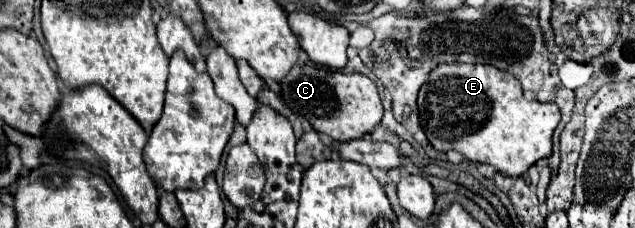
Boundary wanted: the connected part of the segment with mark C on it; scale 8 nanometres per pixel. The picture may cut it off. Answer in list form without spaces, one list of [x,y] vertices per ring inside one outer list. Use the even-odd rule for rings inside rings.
[[[292,66],[292,70],[282,78],[280,88],[282,102],[294,114],[308,120],[316,132],[326,134],[338,142],[362,138],[380,124],[384,114],[378,88],[364,74],[344,74],[338,70],[314,66]]]

